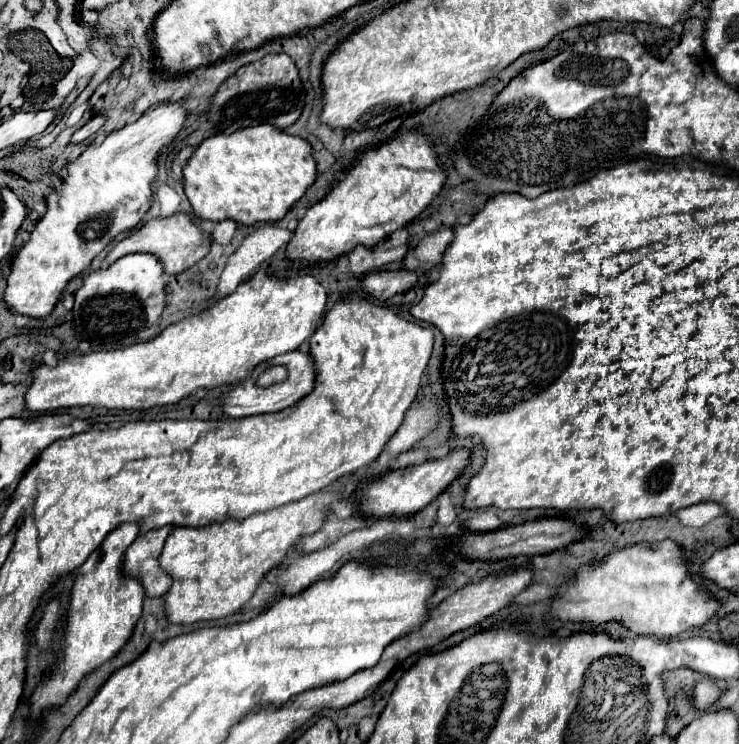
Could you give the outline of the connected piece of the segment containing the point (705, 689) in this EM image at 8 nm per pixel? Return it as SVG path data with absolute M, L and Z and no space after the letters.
M703 676L695 684L691 696L693 696L693 702L695 702L697 710L707 710L709 706L713 706L721 698L721 688L719 688L719 684L717 684L715 678Z

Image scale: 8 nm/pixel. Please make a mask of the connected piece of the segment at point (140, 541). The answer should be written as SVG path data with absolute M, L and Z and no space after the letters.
M171 526L147 532L147 536L139 536L123 556L123 572L133 578L139 576L145 596L149 598L165 596L171 586L171 578L159 568L159 556L169 534Z

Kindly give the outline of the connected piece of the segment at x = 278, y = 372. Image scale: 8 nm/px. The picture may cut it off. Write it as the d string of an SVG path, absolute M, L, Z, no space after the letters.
M271 366L261 374L259 386L269 386L275 382L281 382L281 380L285 380L285 374L287 374L287 370L283 366Z

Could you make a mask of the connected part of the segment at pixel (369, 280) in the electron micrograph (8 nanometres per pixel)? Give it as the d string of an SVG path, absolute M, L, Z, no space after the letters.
M397 270L397 272L371 272L361 280L361 288L365 294L377 300L389 300L391 296L405 292L417 280L415 272Z

